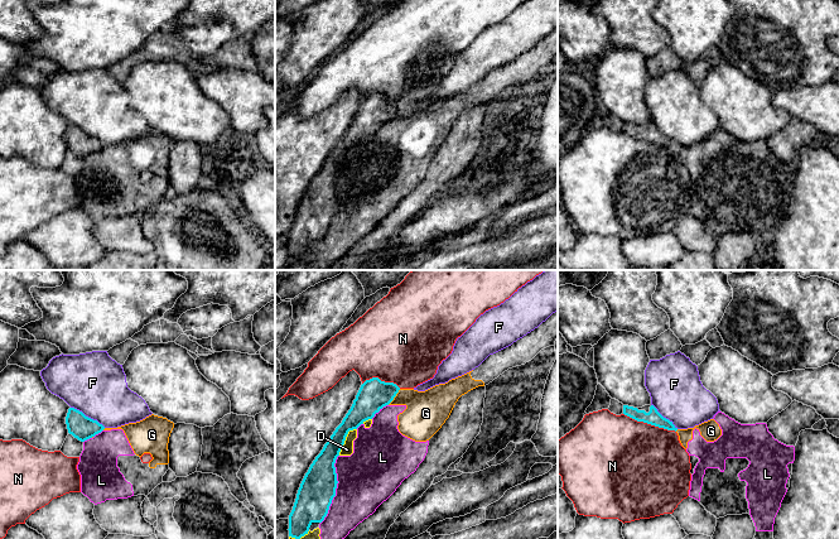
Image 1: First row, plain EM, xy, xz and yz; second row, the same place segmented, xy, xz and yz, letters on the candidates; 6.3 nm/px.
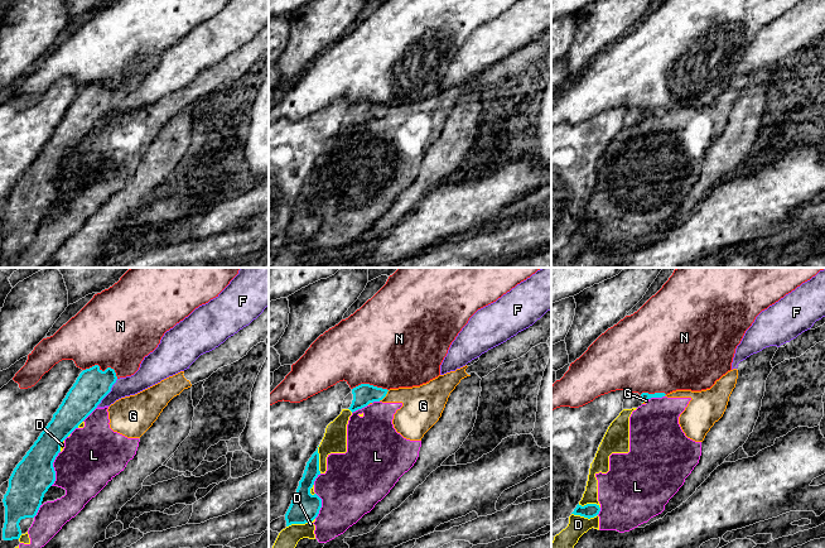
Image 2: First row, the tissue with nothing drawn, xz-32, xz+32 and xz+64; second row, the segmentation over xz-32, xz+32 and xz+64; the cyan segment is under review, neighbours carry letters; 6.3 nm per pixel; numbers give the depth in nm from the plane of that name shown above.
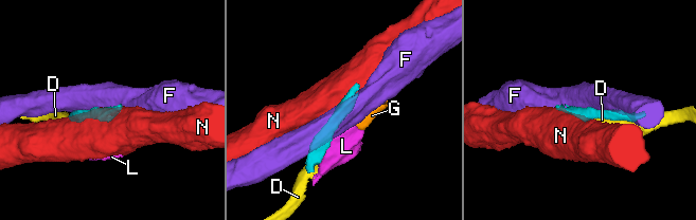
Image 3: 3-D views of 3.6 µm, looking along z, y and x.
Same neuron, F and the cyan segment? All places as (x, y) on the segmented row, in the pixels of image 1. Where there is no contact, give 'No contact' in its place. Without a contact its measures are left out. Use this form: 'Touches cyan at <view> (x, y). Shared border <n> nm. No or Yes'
Touches cyan at xy (87, 417). Shared border 260 nm. No

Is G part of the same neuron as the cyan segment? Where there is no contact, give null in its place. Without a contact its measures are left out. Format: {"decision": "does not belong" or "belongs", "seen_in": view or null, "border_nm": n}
{"decision": "does not belong", "seen_in": "xz", "border_nm": 130}

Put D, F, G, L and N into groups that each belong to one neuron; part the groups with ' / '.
D G L / F / N

